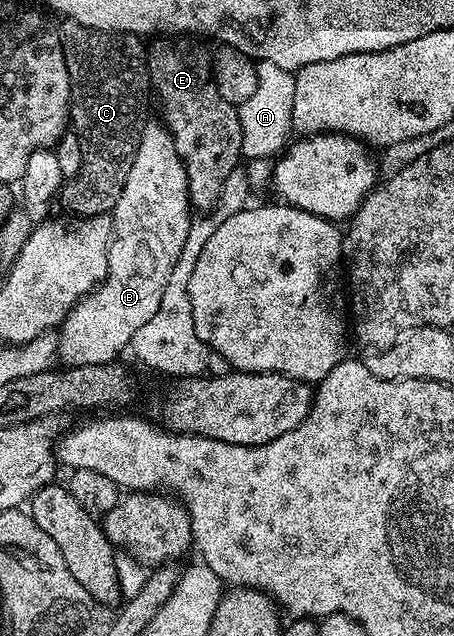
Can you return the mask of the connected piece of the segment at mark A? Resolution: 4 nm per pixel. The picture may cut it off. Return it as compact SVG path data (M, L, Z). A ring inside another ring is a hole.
M266 59L257 63L255 92L237 107L241 153L246 160L269 159L280 154L288 146L294 132L291 121L292 106L295 101L294 77L294 72L282 69Z

